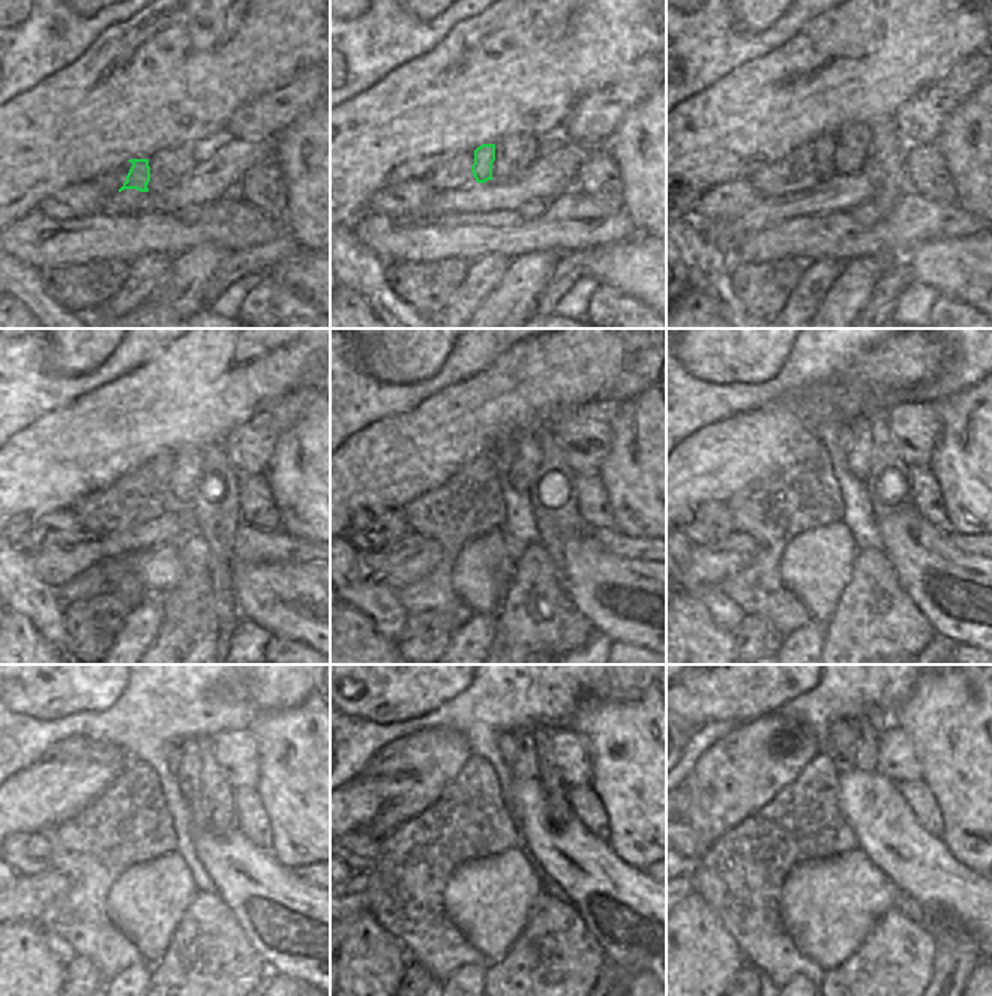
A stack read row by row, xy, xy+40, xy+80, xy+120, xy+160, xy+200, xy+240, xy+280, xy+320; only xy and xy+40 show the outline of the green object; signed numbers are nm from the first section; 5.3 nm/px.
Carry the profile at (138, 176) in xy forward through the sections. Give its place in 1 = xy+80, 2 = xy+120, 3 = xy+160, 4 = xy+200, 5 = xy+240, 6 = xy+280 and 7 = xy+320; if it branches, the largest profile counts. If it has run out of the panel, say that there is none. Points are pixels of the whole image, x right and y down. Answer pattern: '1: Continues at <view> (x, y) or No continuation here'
1: Continues at xy+80 (823, 146)
2: Continues at xy+120 (159, 465)
3: Continues at xy+160 (503, 452)
4: Continues at xy+200 (845, 429)
5: Continues at xy+240 (174, 753)
6: Continues at xy+280 (508, 743)
7: Continues at xy+320 (839, 734)

